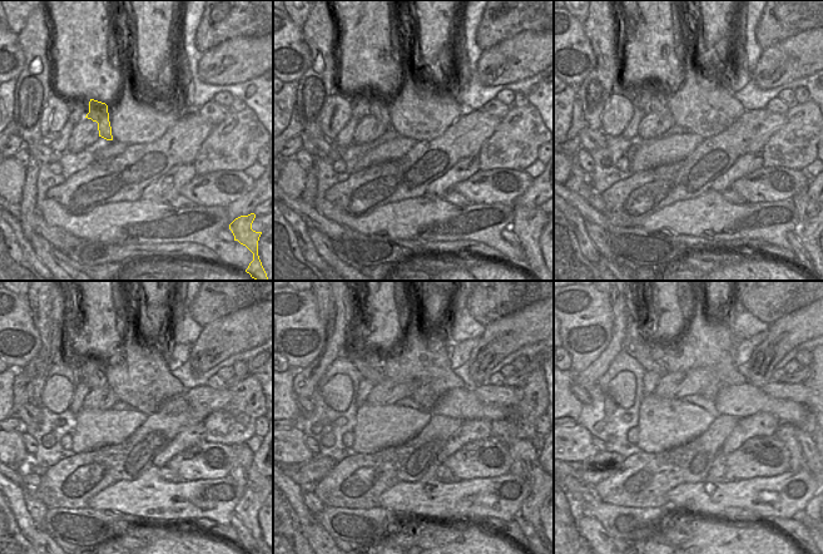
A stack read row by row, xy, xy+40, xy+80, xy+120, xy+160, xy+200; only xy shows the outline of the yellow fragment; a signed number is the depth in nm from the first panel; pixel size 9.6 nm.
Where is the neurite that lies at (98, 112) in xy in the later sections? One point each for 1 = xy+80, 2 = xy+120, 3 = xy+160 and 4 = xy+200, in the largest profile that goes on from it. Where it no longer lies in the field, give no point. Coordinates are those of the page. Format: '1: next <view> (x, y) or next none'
1: next xy+80 (653, 89)
2: next xy+120 (92, 366)
3: next xy+160 (370, 366)
4: next xy+200 (636, 344)

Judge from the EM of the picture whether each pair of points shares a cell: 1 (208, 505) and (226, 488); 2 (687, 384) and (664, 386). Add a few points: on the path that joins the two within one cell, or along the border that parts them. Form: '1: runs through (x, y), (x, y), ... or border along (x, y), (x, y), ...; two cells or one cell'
1: runs through (212, 501), (222, 491); one cell
2: runs through (682, 384), (669, 386); one cell

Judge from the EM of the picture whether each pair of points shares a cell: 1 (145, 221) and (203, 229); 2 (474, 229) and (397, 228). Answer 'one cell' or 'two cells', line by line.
1: one cell
2: one cell

